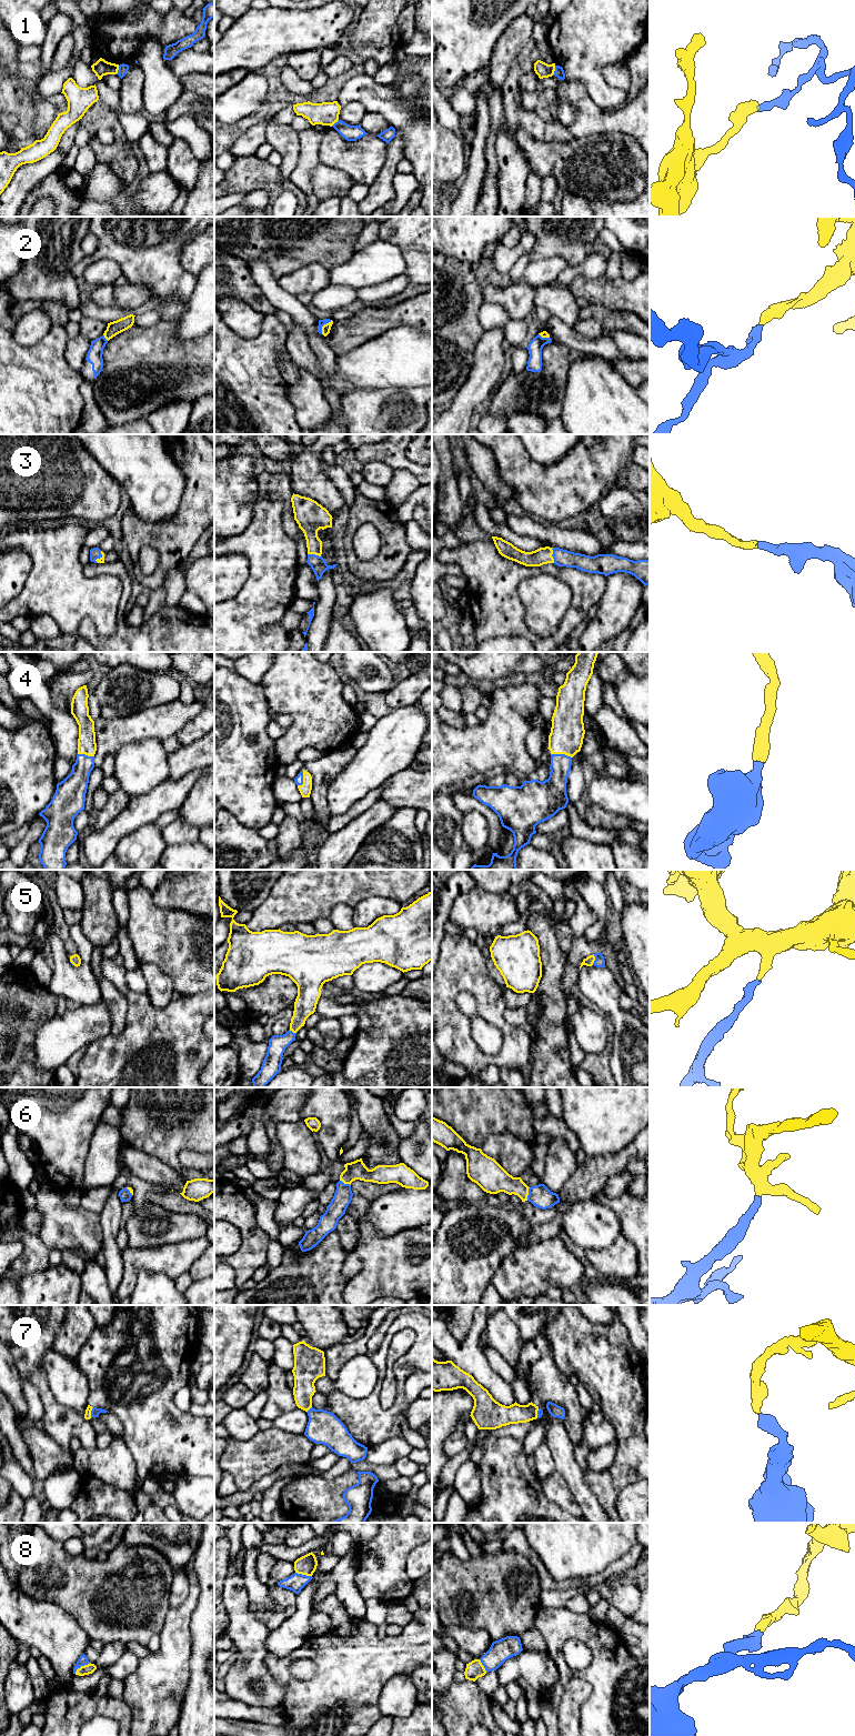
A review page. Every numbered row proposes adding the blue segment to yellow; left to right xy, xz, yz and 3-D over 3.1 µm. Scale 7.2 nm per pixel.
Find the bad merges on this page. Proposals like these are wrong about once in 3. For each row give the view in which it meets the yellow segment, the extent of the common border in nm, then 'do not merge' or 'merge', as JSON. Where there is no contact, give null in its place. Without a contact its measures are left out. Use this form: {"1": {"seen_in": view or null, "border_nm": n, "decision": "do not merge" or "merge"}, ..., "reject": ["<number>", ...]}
{"1": {"seen_in": "yz", "border_nm": 80, "decision": "do not merge"}, "2": {"seen_in": "xz", "border_nm": 130, "decision": "merge"}, "3": {"seen_in": "yz", "border_nm": 110, "decision": "merge"}, "4": {"seen_in": "yz", "border_nm": 150, "decision": "merge"}, "5": {"seen_in": "yz", "border_nm": 80, "decision": "merge"}, "6": {"seen_in": "yz", "border_nm": 100, "decision": "merge"}, "7": {"seen_in": "xy", "border_nm": 80, "decision": "merge"}, "8": {"seen_in": "xy", "border_nm": 140, "decision": "merge"}, "reject": ["1"]}

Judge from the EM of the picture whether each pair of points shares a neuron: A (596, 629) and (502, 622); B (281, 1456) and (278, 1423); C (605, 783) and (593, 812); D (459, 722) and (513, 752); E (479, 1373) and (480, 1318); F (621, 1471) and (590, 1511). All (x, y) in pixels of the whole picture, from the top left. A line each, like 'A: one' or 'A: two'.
A: two
B: two
C: two
D: two
E: one
F: two

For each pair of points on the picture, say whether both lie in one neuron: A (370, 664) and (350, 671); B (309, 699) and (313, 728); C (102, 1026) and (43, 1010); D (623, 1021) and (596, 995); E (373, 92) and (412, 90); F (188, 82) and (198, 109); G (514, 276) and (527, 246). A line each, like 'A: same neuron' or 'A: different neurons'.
A: same neuron
B: same neuron
C: different neurons
D: same neuron
E: same neuron
F: different neurons
G: different neurons

